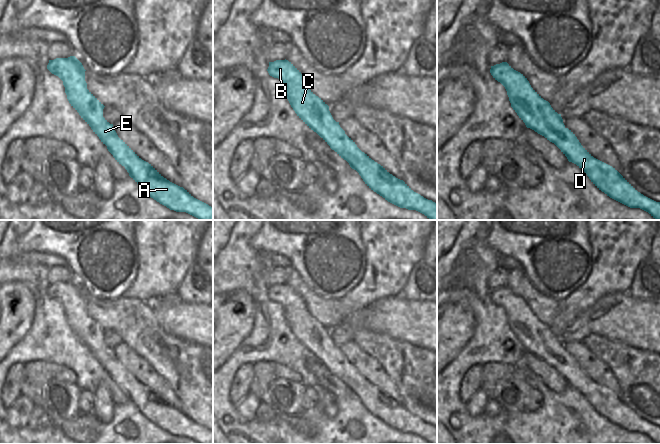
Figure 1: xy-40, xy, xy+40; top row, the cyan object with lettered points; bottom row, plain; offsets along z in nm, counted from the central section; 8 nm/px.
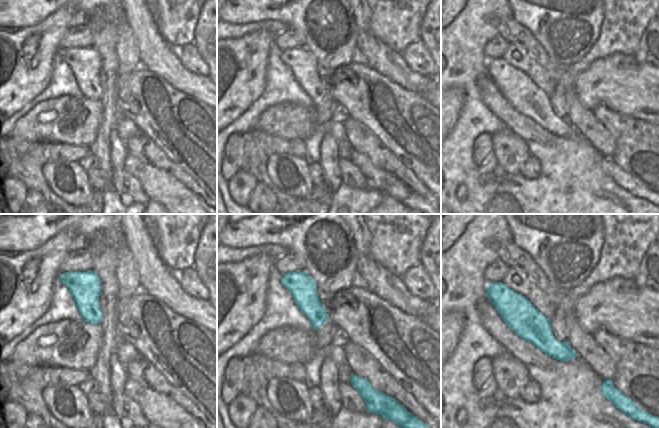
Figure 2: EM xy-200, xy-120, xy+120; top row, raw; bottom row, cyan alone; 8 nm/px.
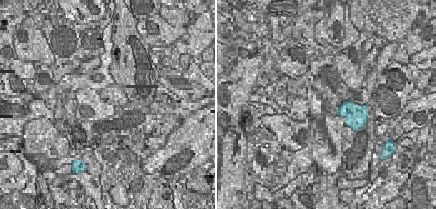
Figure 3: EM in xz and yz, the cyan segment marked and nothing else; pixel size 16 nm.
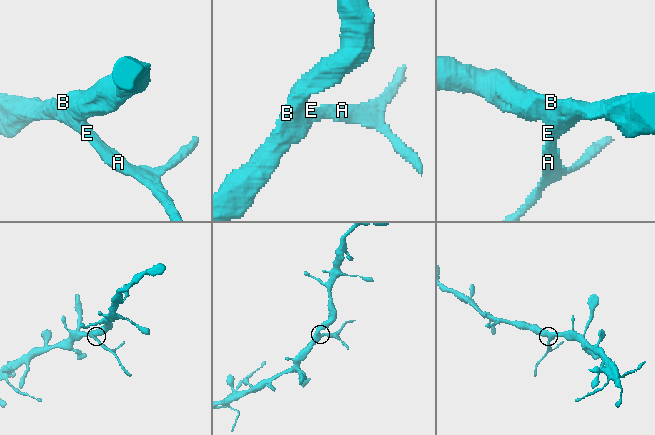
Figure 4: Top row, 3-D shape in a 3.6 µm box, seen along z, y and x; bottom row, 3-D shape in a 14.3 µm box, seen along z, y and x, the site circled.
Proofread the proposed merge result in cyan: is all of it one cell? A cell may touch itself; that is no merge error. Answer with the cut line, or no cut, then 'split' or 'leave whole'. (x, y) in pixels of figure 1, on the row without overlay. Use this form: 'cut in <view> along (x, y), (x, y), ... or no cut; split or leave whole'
cut in xy+40 along (565, 352), (567, 361), (559, 368), (555, 368); split

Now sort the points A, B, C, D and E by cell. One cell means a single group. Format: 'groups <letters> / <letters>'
groups A D / B C E

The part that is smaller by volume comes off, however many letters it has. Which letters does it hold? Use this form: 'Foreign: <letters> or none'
Foreign: A, D.

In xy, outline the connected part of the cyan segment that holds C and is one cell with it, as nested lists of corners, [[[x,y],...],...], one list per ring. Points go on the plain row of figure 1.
[[[286,283],[269,286],[267,295],[283,307],[285,319],[297,340],[329,370],[345,361],[329,330],[309,313],[305,301],[291,286]]]

